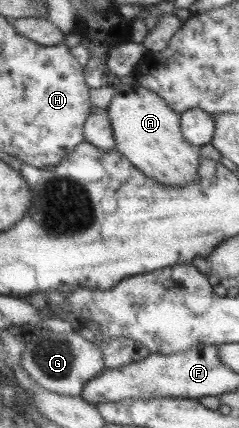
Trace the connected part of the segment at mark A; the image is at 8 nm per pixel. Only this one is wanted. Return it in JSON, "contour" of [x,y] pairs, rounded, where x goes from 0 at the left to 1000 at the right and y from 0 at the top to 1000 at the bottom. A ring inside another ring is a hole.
{"contour":[[[582,196],[477,199],[481,222],[448,252],[481,318],[481,346],[619,416],[695,435],[770,435],[828,416],[841,364],[837,343],[795,336],[757,306],[757,264],[720,257],[703,241],[640,210]]]}

